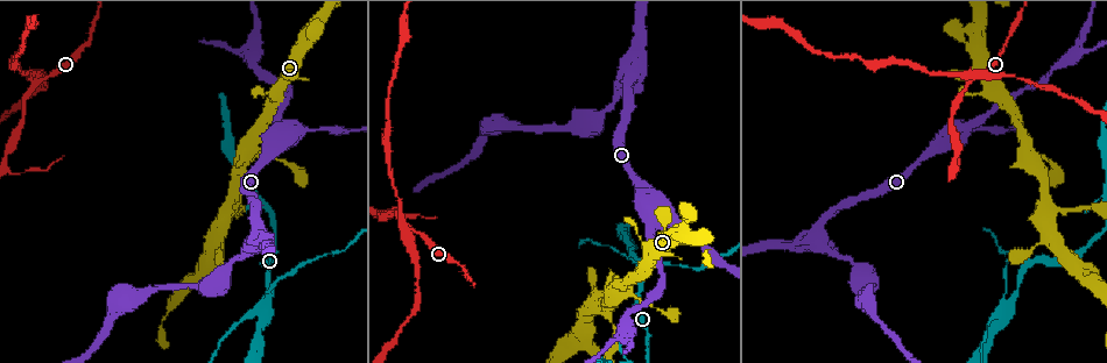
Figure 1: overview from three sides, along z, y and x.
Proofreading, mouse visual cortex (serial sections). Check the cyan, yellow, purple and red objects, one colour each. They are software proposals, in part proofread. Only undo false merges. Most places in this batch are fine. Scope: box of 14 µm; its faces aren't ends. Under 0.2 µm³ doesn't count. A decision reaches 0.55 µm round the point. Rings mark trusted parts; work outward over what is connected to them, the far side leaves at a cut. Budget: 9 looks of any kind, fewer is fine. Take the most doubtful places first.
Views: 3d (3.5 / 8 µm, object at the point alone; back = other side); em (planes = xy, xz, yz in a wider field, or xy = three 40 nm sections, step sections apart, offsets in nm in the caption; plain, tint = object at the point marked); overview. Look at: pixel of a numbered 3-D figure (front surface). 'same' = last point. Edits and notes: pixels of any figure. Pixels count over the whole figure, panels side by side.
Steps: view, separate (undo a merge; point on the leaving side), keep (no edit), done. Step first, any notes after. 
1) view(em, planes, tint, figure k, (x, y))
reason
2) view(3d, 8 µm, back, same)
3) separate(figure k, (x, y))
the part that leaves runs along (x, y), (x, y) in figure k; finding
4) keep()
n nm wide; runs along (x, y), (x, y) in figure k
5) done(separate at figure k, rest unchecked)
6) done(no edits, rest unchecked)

view(3d, 3.5 µm, figure 1, (1007, 307))

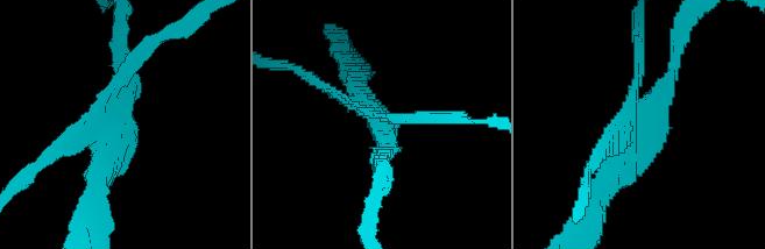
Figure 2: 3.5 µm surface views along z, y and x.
view(em, xy, step 2, tint, figure 2, (379, 126))

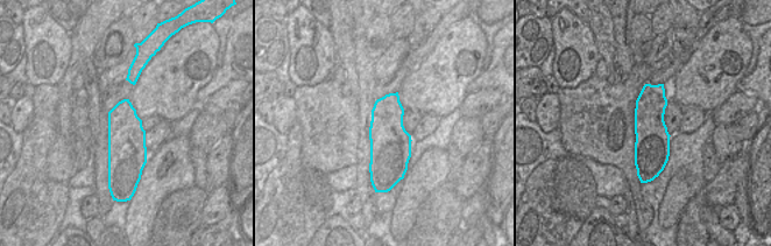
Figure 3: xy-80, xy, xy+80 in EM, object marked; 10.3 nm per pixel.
separate(figure 2, (313, 78))
the part that leaves runs along (103, 113), (106, 91), (163, 34), (182, 30) in figure 2; a second cell is stuck on

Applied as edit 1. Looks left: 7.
view(overview)

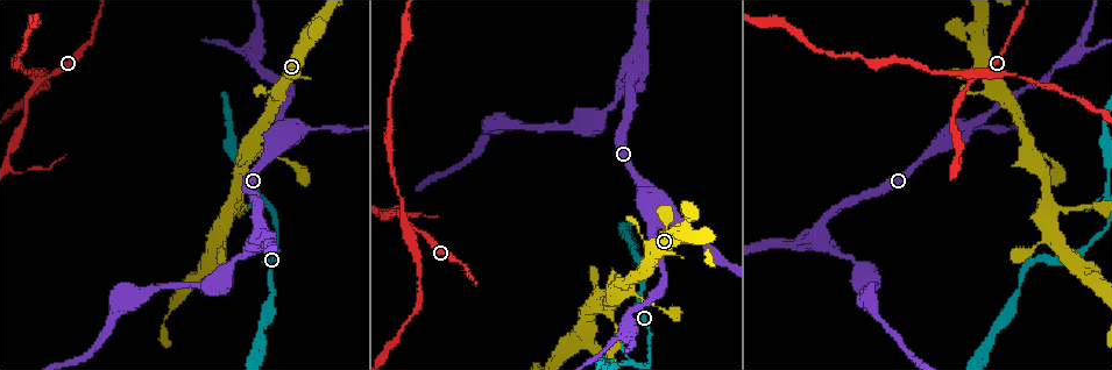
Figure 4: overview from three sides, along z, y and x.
view(em, planes, tint, figure 4, (973, 77))
branch point

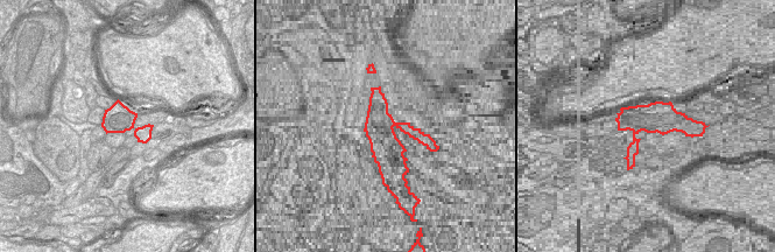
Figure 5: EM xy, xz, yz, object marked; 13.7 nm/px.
view(3d, 3.5 µm, same)
wider look

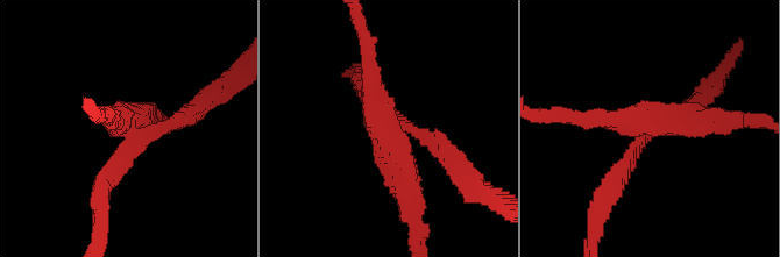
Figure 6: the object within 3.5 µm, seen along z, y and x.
separate(figure 6, (399, 170))
the part that leaves runs along (644, 128), (644, 121), (552, 114) in figure 6; a second cell is stuck on

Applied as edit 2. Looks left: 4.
view(overview)
see it whole again

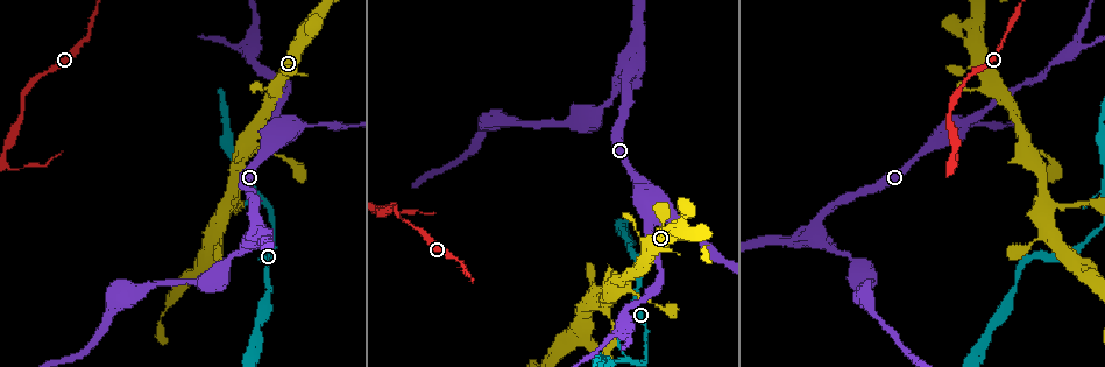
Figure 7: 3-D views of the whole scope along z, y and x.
view(em, xy, step 5, tint, figure 7, (962, 122))
sudden change in width

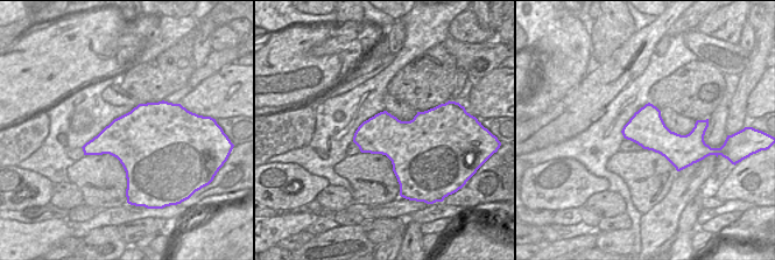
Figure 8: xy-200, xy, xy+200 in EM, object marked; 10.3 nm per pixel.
view(3d, 3.5 µm, back, same)

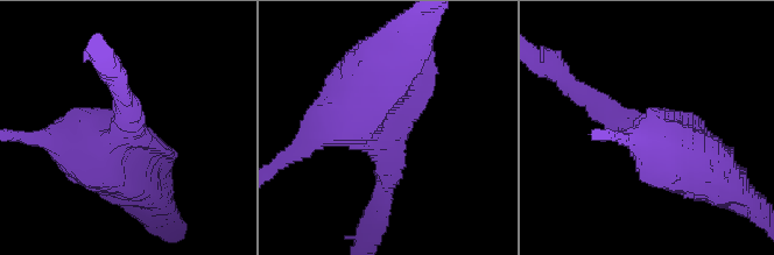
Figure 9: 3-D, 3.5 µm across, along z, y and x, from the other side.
keep()
continuous, no second cell

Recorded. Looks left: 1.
done(separate at figure 2, separate at figure 6, rest unchecked)

